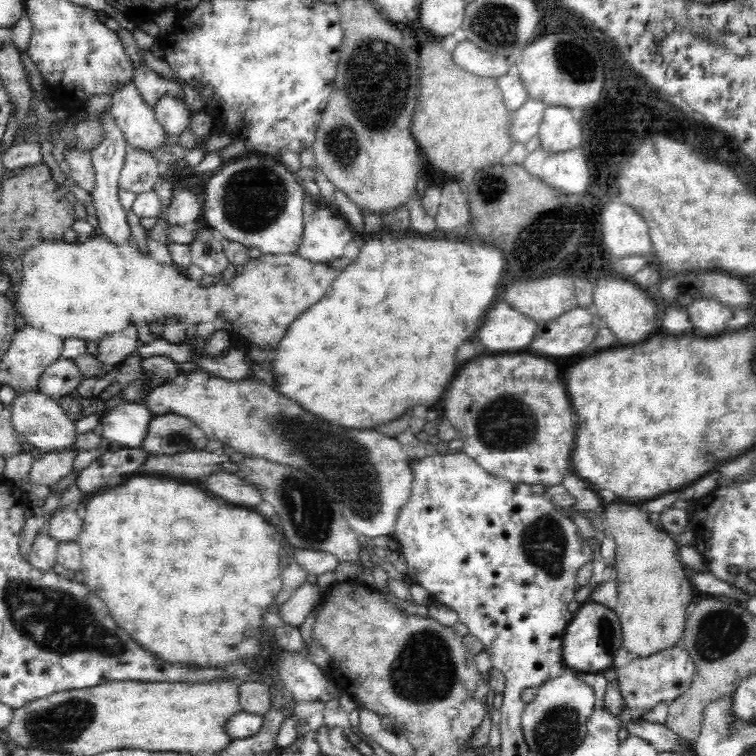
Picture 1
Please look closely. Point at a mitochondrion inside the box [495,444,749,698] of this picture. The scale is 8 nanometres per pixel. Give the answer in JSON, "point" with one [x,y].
{"point":[543,544]}

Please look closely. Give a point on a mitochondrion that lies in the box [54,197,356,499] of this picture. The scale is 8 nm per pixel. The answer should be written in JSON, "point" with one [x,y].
{"point":[176,438]}

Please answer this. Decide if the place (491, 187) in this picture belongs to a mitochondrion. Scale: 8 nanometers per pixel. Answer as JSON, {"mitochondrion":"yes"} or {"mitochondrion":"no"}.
{"mitochondrion":"yes"}

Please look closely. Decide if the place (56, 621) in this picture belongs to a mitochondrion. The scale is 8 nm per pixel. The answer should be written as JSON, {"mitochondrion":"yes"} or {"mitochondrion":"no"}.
{"mitochondrion":"yes"}

